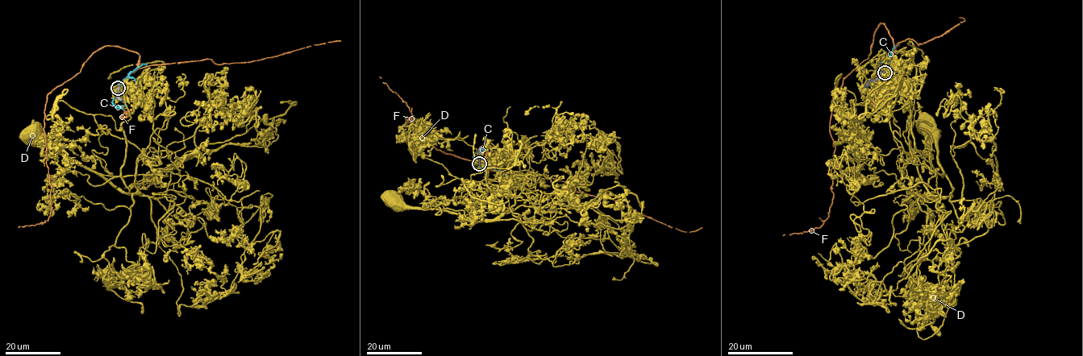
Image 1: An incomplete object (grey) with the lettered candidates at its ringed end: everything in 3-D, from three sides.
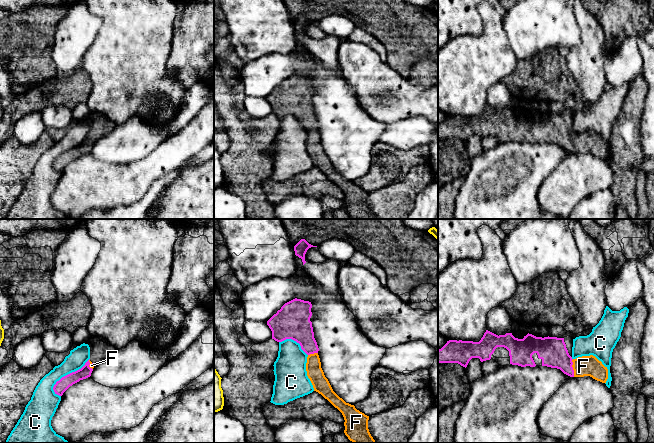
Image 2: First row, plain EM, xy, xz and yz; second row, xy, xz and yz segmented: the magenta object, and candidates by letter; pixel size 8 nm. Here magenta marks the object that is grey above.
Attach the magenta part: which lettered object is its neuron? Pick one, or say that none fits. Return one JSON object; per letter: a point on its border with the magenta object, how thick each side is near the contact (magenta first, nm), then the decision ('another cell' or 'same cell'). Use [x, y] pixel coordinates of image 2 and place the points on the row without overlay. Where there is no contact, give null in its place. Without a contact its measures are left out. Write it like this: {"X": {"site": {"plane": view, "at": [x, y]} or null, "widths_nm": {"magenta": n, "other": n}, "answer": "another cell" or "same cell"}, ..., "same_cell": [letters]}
{"C": {"site": {"plane": "xy", "at": [68, 150]}, "widths_nm": {"magenta": 100, "other": 160}, "answer": "another cell"}, "D": {"site": null, "answer": "another cell"}, "F": {"site": {"plane": "yz", "at": [572, 144]}, "widths_nm": {"magenta": 220, "other": 160}, "answer": "same cell"}, "same_cell": ["F"]}

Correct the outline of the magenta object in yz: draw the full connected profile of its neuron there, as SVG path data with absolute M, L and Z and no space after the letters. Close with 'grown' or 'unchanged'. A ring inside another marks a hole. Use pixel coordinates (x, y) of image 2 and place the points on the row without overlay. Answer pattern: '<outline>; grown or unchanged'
M488 106L484 109L479 118L449 116L438 126L439 139L458 139L463 143L467 143L472 134L479 134L481 138L490 136L491 131L497 123L504 123L509 127L510 140L521 143L547 142L560 145L564 150L570 153L590 152L593 155L606 159L608 155L608 145L595 132L582 132L573 135L566 124L564 114L557 113L536 113L527 110L523 115L515 114L512 109L505 111L496 111Z; grown

